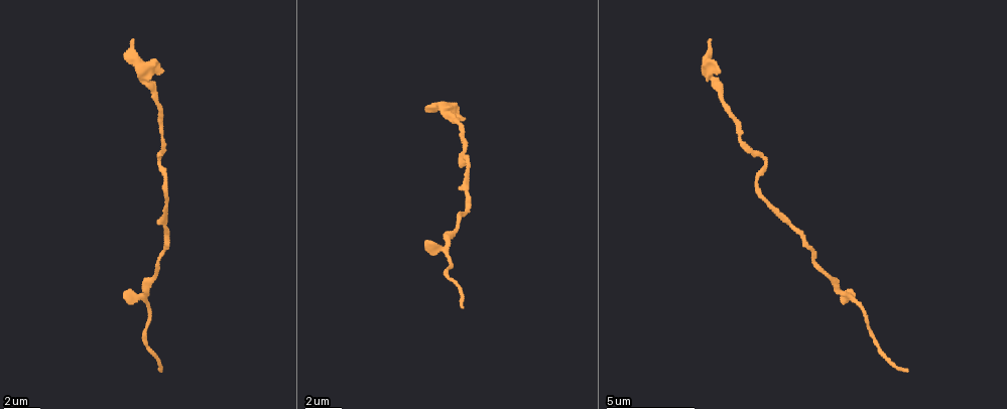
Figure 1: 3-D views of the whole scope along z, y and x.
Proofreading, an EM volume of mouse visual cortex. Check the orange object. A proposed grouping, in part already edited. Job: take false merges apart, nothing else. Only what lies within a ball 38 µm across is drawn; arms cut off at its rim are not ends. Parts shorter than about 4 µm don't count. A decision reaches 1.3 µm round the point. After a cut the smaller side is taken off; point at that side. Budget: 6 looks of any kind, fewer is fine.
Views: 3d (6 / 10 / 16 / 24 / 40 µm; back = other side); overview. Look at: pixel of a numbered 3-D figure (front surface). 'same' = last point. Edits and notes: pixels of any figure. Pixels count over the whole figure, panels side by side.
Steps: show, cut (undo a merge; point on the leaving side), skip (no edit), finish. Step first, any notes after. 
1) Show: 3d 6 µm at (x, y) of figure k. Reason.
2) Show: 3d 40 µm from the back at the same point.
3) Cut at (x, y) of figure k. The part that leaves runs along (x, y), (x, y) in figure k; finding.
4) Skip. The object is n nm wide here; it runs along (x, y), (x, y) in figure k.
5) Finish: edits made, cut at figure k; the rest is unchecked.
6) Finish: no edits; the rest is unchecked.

Show: 3d 10 µm at (740, 129) of figure 1. A narrow waist.

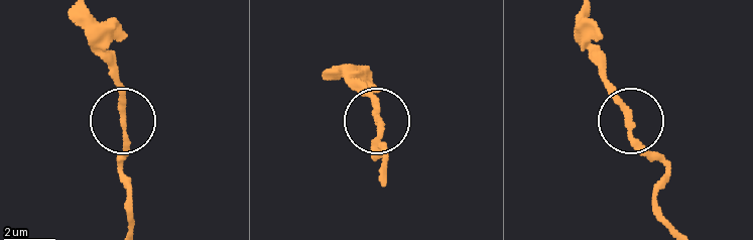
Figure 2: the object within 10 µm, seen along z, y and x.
Show: 3d 6 µm at (628, 121) of figure 2. Closer look.

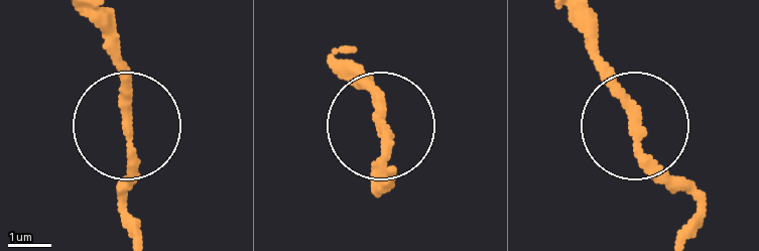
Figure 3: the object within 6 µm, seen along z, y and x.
Skip. All the same neuron.

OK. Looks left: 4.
Show: 3d 10 µm at (163, 220) of figure 1.

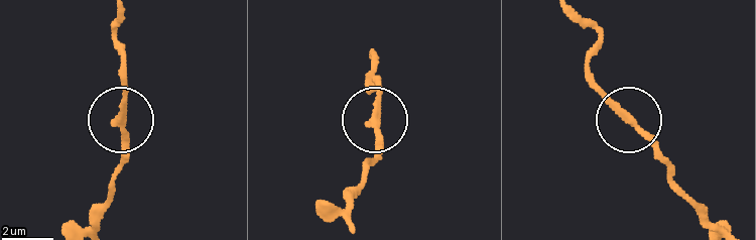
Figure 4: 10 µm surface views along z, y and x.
Skip. The object is 240 nm wide here; it runs along (123, 117), (119, 164) in figure 4; one neuron here.

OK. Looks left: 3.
Show: 3d 16 µm at (857, 304) of figure 1. Sudden change in width.

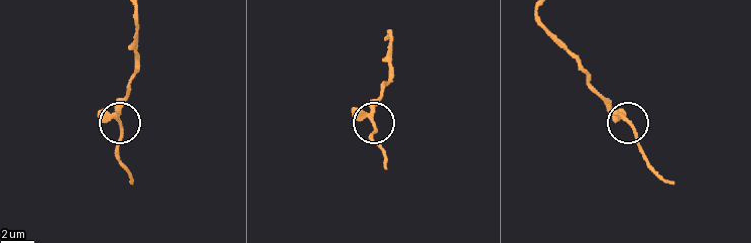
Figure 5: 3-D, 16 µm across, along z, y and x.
Show: 3d 16 µm from the back at the same point. Other side.

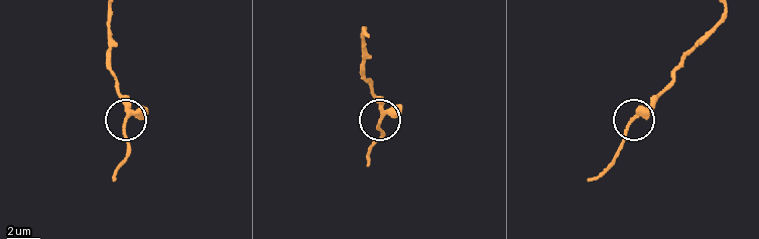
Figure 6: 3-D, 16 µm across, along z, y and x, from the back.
Skip. It runs along (109, 40), (109, 64), (126, 112), (126, 155) in figure 6; one neuron here.

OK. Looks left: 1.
Finish: no edits; the rest is unchecked.

